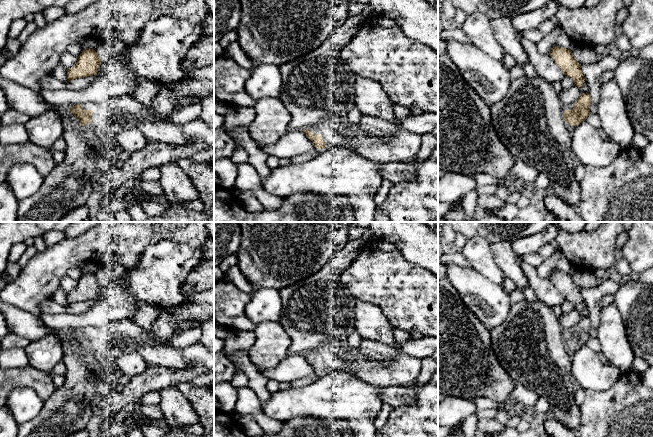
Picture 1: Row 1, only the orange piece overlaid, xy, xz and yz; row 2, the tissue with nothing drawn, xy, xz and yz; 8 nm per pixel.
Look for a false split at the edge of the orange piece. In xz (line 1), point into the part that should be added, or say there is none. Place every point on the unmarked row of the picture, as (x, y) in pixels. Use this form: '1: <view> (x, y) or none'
1: xz (328, 353)

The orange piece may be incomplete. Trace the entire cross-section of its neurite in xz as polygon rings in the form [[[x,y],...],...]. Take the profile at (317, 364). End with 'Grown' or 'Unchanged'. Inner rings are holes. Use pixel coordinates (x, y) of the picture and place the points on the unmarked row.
[[[355,330],[344,342],[330,342],[319,348],[304,353],[305,359],[313,366],[318,379],[323,378],[336,367],[338,348],[341,344],[359,349],[362,338]]]. Grown

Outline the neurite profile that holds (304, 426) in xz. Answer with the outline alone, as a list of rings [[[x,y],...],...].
[[[300,416],[283,423],[282,429],[276,434],[263,433],[258,437],[350,437],[354,435],[351,424],[340,419],[325,417]]]

